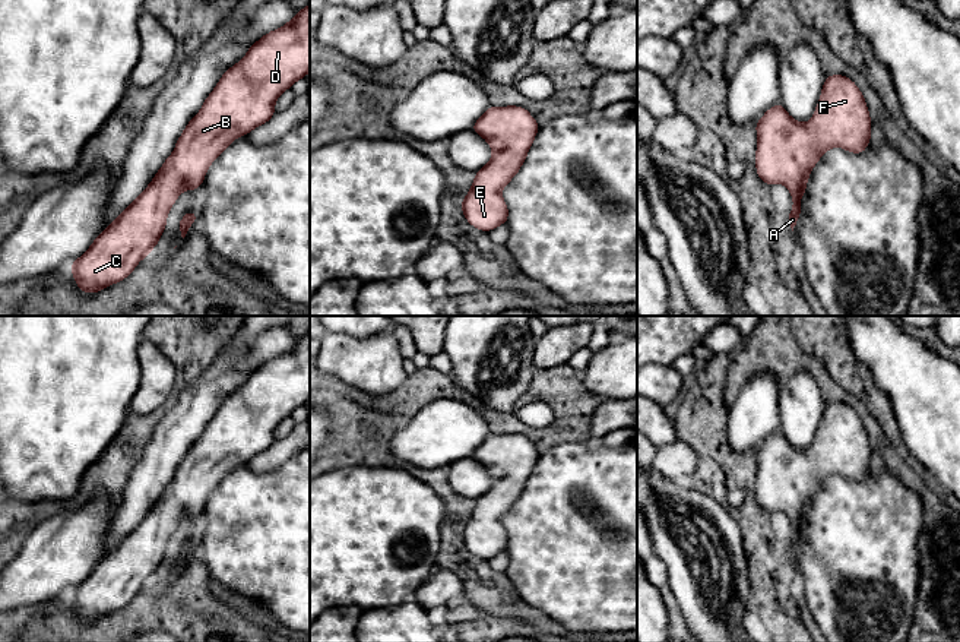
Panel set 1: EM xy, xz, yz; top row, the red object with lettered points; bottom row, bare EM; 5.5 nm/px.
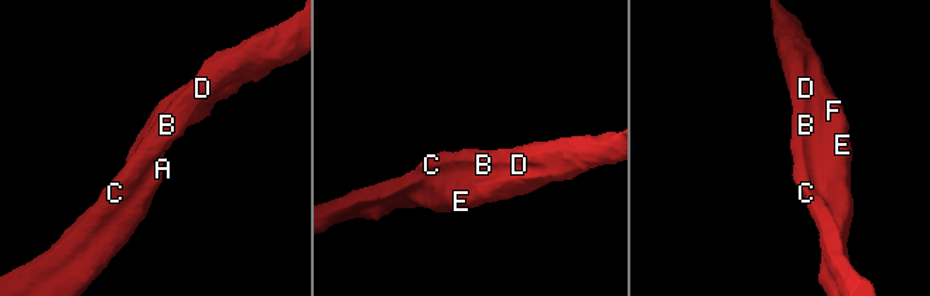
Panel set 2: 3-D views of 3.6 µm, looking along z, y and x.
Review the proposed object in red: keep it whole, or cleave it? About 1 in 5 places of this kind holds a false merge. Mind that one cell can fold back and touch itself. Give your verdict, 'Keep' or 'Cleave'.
Keep

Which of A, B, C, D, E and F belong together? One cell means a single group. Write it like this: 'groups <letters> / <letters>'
groups A B C D E F

